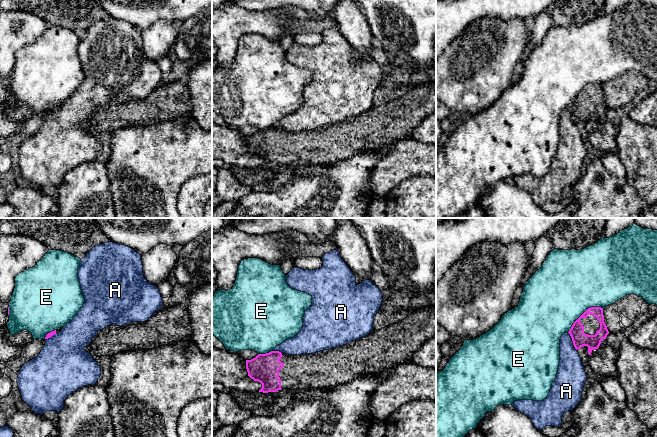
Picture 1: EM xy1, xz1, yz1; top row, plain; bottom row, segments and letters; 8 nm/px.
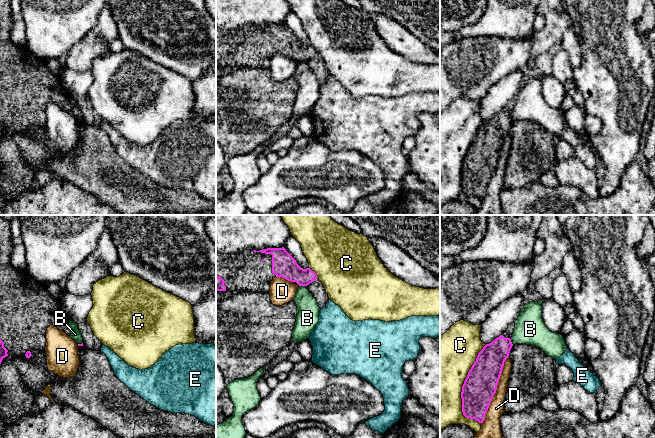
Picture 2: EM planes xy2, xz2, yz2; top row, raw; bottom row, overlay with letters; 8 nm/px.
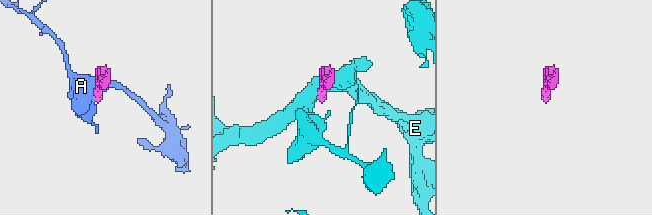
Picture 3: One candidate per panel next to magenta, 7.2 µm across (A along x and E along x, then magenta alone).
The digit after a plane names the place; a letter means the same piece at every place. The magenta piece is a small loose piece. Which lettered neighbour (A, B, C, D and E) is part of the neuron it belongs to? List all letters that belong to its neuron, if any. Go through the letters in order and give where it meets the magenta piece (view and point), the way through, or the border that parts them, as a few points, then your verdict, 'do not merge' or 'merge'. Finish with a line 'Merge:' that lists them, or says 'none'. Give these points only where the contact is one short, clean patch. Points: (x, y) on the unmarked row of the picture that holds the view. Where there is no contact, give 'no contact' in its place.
A: yz1 (572, 116) | along yz1 (567, 108), (576, 126) | do not merge
B: xz2 (302, 61) | along xz2 (299, 61), (305, 62) | do not merge
C: yz2 (462, 163) | do not merge
D: yz2 (495, 166) | do not merge
E: yz1 (583, 89) | do not merge
Merge: none

